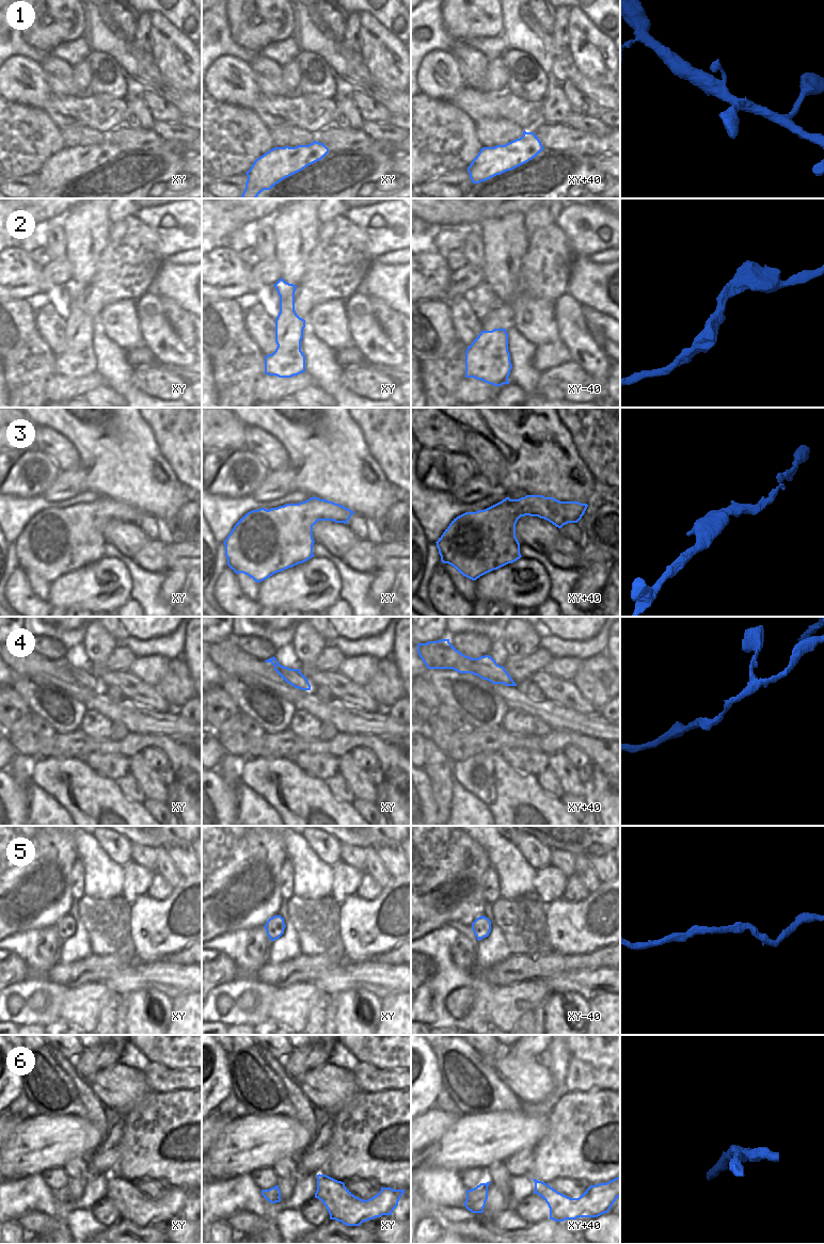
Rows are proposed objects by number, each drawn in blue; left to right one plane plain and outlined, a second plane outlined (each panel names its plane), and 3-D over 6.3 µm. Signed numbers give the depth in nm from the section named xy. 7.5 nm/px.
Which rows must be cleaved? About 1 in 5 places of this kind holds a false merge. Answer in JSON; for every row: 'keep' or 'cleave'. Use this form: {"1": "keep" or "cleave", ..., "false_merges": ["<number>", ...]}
{"1": "keep", "2": "keep", "3": "keep", "4": "keep", "5": "keep", "6": "cleave", "false_merges": ["6"]}

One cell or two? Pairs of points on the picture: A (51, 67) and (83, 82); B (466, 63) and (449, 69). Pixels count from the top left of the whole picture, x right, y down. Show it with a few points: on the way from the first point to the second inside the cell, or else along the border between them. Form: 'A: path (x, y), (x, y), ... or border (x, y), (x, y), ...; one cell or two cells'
A: border (72, 66), (74, 79), (81, 93); two cells
B: border (449, 51), (458, 65), (458, 70), (465, 84); two cells

